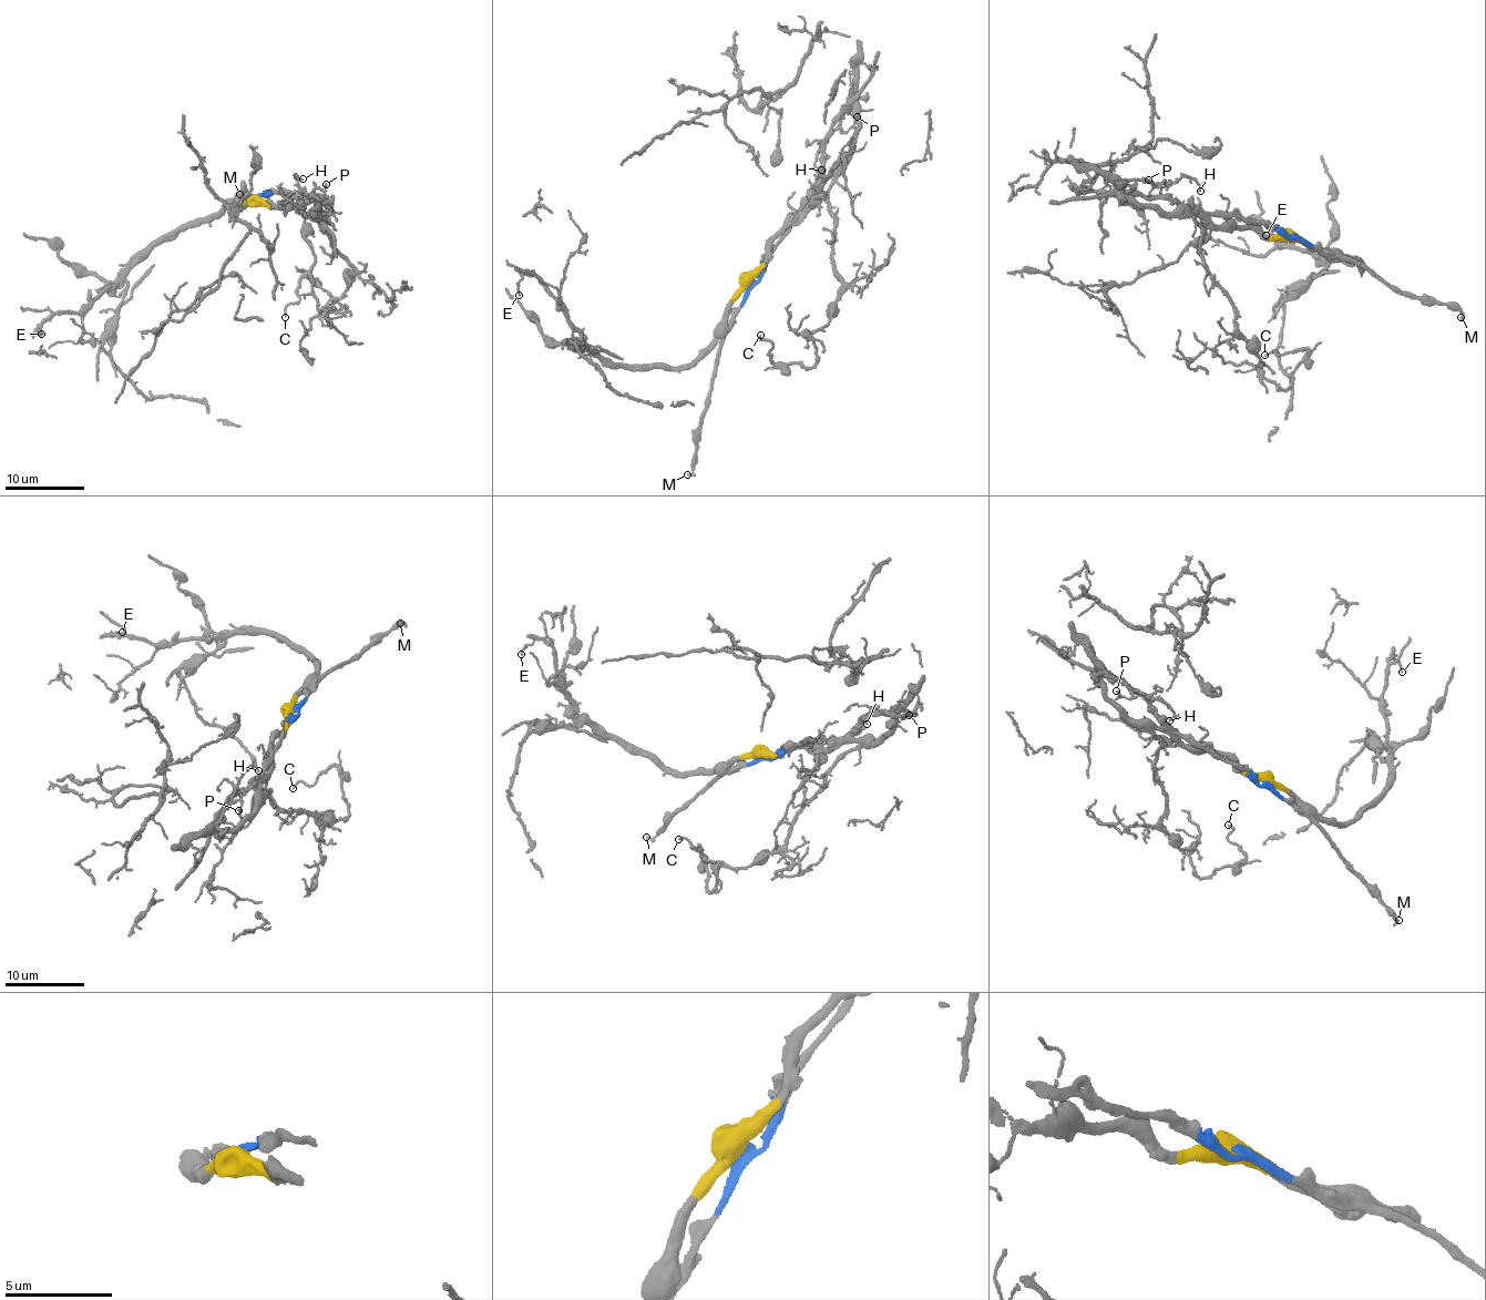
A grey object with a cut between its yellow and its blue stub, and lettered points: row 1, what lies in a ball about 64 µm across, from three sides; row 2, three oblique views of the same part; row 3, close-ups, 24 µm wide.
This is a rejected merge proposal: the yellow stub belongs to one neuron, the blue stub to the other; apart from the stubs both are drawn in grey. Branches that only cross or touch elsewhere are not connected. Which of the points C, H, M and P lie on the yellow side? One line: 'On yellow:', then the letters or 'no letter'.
On yellow: C, H, P

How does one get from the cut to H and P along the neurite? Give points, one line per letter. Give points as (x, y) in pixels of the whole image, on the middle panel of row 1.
H: (749, 282), (767, 247), (847, 156), (859, 120), (854, 96), (820, 146), (815, 163), (821, 170)
P: (749, 282), (767, 247), (847, 156), (857, 135), (852, 96), (841, 130), (858, 116)

